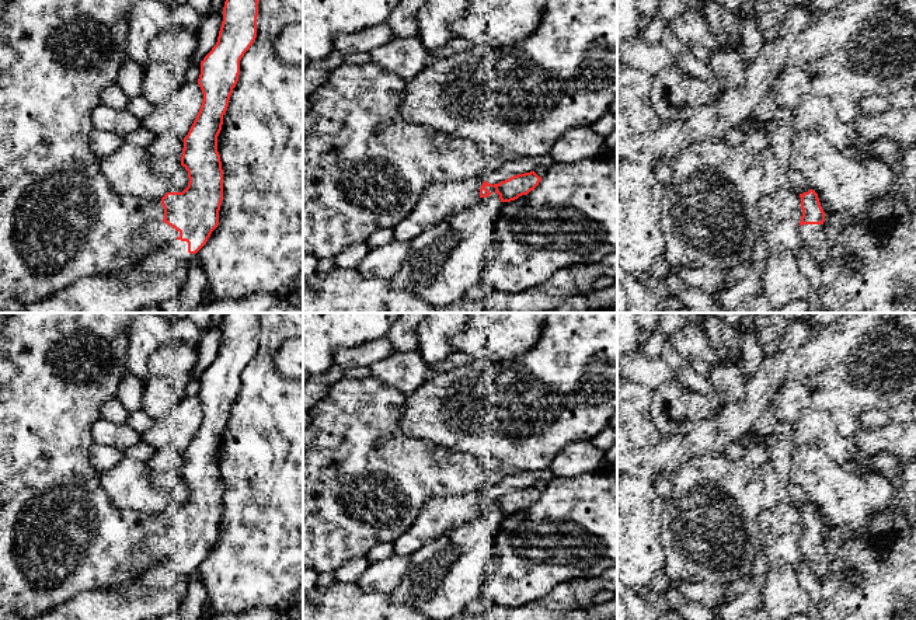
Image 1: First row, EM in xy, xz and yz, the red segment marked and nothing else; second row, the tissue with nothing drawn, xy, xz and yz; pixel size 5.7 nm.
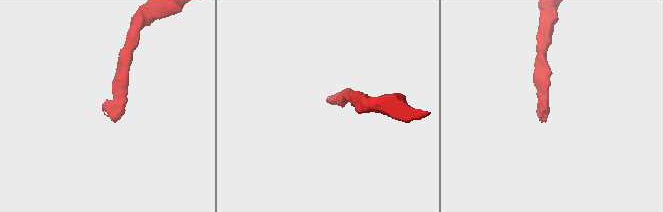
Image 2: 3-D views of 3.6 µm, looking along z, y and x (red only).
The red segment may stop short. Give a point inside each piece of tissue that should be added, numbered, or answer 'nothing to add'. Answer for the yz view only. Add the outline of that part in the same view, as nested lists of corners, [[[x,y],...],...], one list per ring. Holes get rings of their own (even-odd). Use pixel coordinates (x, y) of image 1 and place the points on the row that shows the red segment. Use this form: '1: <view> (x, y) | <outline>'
1: yz (814, 237) | [[[802,224],[798,227],[804,250],[821,267],[829,257],[829,241],[823,224]]]

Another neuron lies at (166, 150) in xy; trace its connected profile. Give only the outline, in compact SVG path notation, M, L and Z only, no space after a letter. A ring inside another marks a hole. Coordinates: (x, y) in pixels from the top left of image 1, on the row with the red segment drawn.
M170 132L156 135L146 147L150 154L150 168L156 175L171 180L170 192L182 192L189 182L188 171L181 166L184 142Z

